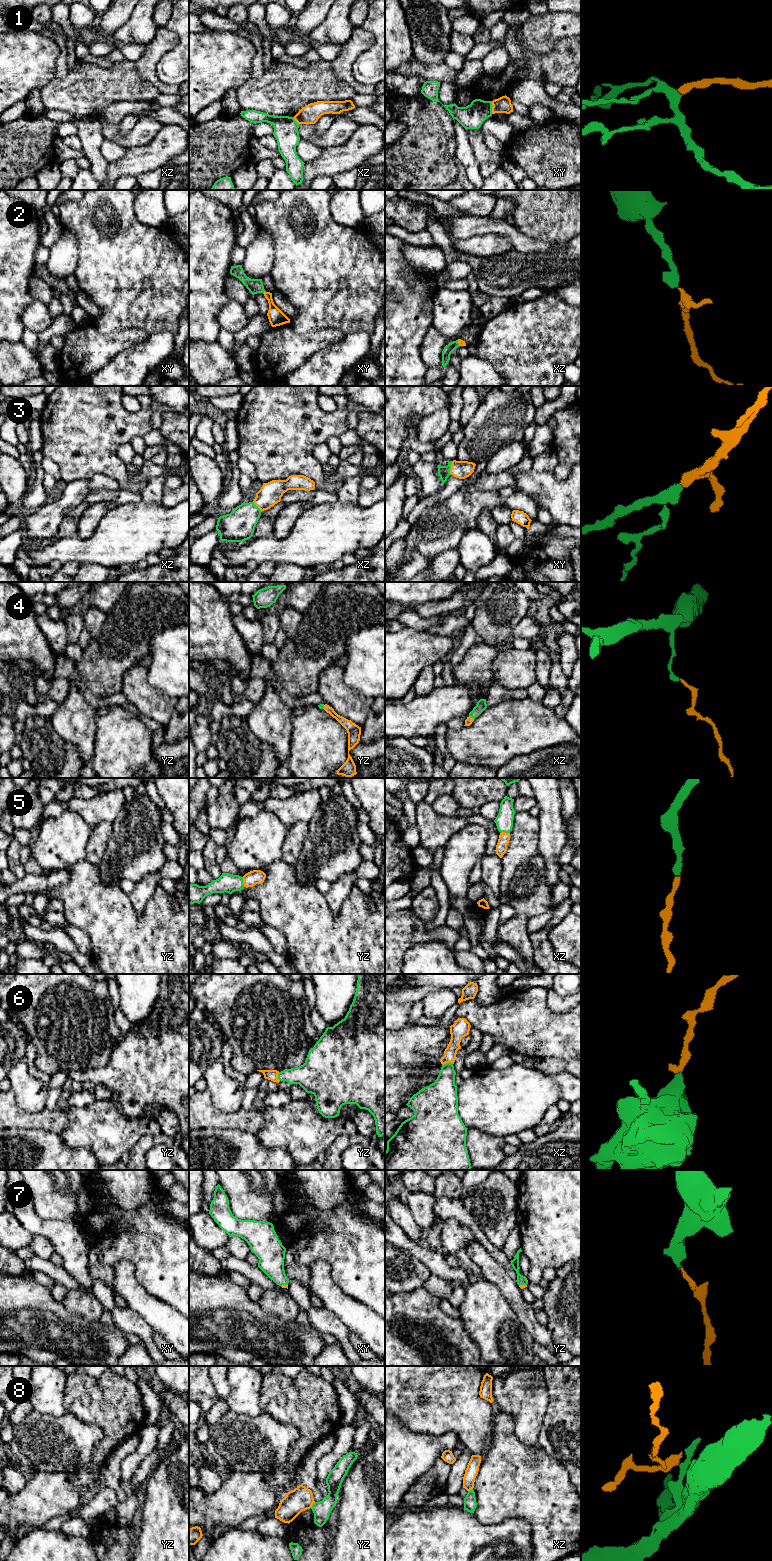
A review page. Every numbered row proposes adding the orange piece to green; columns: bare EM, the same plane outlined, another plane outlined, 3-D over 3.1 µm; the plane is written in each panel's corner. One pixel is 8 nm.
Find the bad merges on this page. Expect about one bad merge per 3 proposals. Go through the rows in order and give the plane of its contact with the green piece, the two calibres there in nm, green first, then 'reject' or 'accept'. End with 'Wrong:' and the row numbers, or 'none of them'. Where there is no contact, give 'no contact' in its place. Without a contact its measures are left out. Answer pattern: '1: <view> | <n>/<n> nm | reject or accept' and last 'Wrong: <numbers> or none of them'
1: xy | 190/130 nm | reject
2: xy | 120/130 nm | accept
3: xy | 100/140 nm | accept
4: xz | 90/60 nm | accept
5: yz | 150/120 nm | accept
6: xz | 220/100 nm | accept
7: yz | 80/30 nm | accept
8: yz | 140/190 nm | reject
Wrong: 1, 8

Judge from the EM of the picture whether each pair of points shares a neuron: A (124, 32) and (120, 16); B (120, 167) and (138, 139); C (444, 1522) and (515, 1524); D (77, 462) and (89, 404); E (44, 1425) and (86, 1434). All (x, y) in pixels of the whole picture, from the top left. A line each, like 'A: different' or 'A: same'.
A: different
B: different
C: same
D: same
E: same

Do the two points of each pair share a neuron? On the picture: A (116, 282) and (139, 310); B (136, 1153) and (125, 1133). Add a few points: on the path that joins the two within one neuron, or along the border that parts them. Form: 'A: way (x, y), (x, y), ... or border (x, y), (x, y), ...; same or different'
A: way (123, 289), (137, 303); same
B: border (151, 1135), (145, 1135), (129, 1153); different

